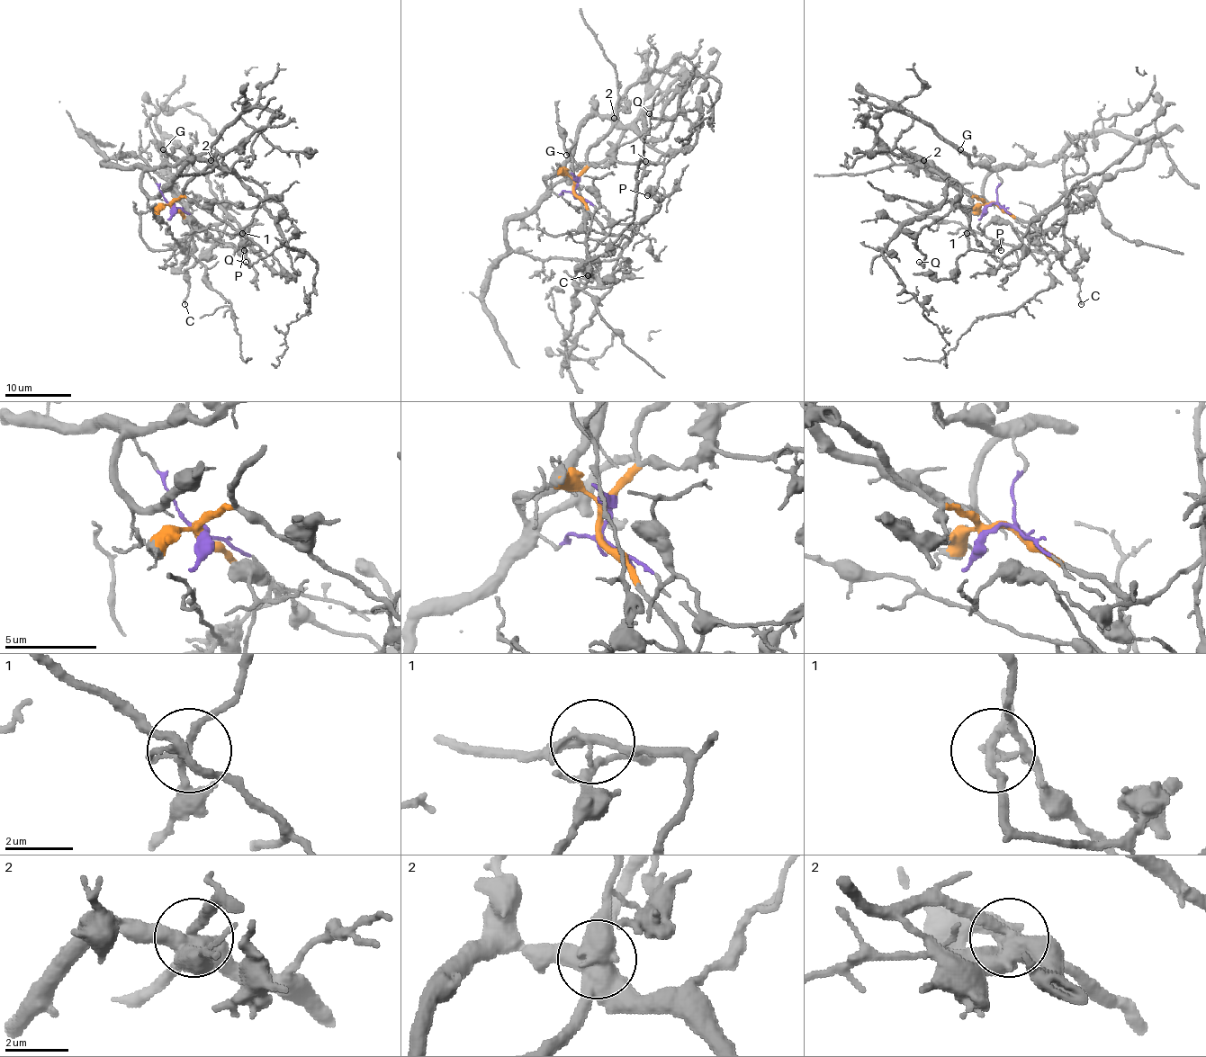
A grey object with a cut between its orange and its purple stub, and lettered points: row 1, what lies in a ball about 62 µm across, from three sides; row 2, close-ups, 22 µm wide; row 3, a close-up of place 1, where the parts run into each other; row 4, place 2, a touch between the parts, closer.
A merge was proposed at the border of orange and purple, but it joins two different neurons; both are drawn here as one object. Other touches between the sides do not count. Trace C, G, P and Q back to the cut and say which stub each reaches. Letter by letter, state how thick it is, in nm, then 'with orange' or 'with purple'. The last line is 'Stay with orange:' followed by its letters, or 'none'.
C: calibre 150 nm; with orange
G: calibre 90 nm; with purple
P: calibre 420 nm; with orange
Q: calibre 100 nm; with purple
Stay with orange: C, P

